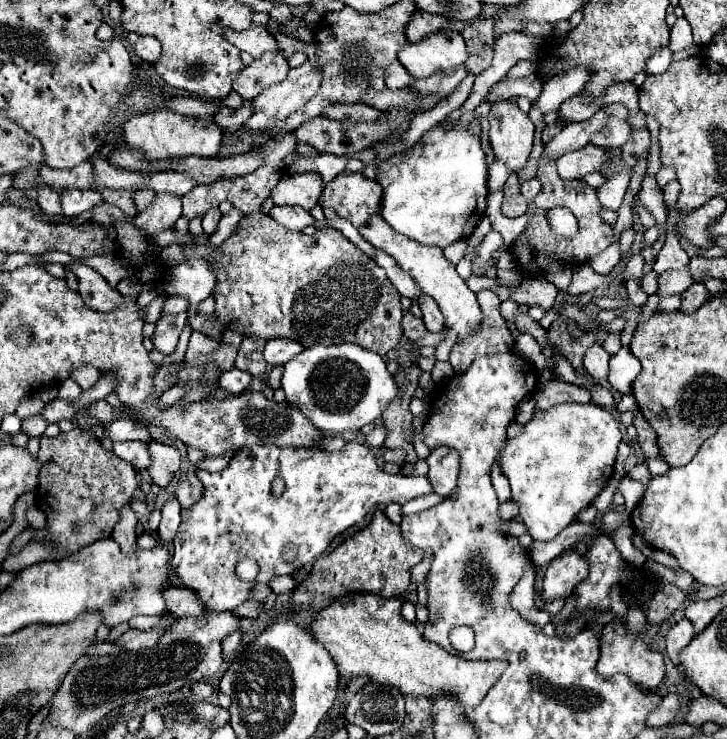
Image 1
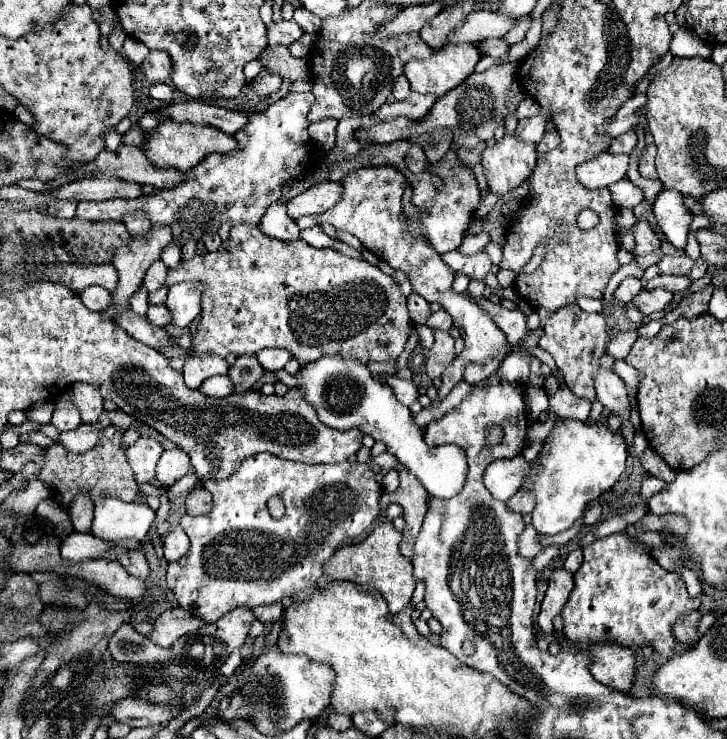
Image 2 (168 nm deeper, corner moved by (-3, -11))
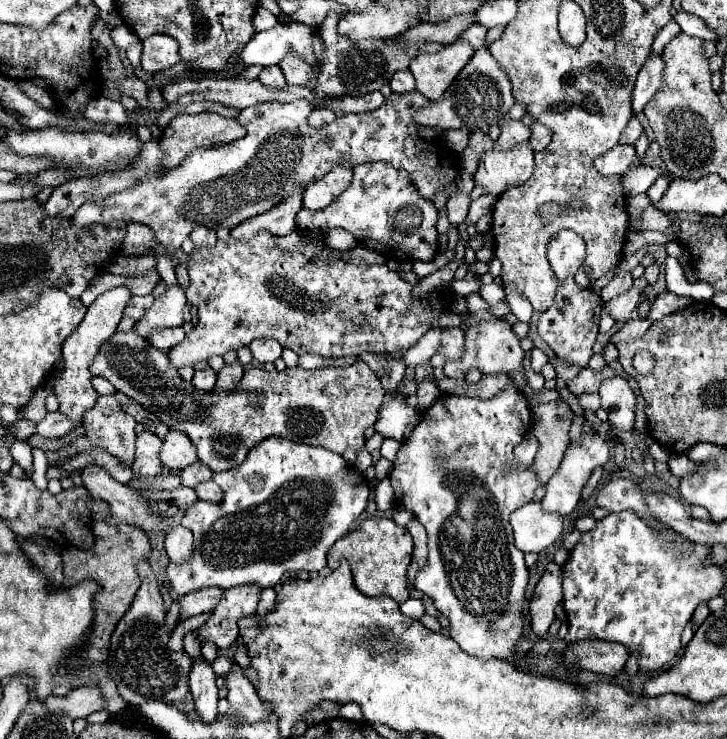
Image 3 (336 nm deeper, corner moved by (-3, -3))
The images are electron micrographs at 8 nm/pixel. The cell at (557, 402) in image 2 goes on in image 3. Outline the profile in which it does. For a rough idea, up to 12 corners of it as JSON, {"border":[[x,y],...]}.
{"border":[[590,369],[578,373],[568,383],[576,397],[596,393],[602,375]]}

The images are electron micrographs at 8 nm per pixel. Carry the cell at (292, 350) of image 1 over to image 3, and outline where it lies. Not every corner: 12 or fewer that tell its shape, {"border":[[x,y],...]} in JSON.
{"border":[[254,339],[256,363],[276,361],[282,347],[274,339]]}

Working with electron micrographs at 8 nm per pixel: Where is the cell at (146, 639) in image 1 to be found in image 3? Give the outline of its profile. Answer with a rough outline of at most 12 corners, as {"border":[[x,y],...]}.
{"border":[[200,589],[178,599],[178,621],[212,613],[224,591]]}

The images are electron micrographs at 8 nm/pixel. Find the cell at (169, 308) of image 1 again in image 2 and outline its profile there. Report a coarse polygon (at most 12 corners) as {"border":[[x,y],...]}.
{"border":[[150,305],[146,319],[152,325],[168,325],[166,305]]}

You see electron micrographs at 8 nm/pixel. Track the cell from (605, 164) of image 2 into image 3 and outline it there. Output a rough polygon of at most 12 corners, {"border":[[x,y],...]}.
{"border":[[618,143],[594,159],[602,175],[624,175],[636,157],[634,145]]}

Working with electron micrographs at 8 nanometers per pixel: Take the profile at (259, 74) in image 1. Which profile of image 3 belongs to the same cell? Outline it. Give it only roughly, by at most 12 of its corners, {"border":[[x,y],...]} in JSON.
{"border":[[278,65],[264,67],[258,79],[266,87],[282,89],[284,73]]}

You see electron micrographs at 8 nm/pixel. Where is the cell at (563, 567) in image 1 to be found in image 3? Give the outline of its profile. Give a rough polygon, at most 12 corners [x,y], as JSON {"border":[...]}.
{"border":[[548,563],[530,601],[532,631],[546,635],[562,603],[562,567]]}

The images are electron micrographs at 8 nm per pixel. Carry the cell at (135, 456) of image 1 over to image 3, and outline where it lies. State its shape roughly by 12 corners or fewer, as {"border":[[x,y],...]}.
{"border":[[150,431],[138,435],[132,471],[156,477],[162,441]]}

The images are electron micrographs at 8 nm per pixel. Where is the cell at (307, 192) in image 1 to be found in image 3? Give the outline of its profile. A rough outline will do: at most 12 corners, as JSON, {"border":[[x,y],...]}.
{"border":[[334,167],[304,189],[306,209],[328,207],[352,181],[352,169]]}

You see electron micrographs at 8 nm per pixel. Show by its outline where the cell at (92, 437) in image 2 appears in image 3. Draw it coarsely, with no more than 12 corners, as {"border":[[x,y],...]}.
{"border":[[48,413],[38,423],[36,435],[60,439],[80,421],[64,413]]}

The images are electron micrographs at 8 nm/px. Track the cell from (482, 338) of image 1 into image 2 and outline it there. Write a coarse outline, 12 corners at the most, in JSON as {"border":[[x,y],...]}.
{"border":[[504,355],[484,367],[468,365],[464,381],[474,385],[488,379],[498,369]]}

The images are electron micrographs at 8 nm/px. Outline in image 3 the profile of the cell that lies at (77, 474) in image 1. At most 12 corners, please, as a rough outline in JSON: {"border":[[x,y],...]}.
{"border":[[114,395],[84,415],[84,435],[58,451],[56,465],[102,449],[134,463],[136,421]]}

